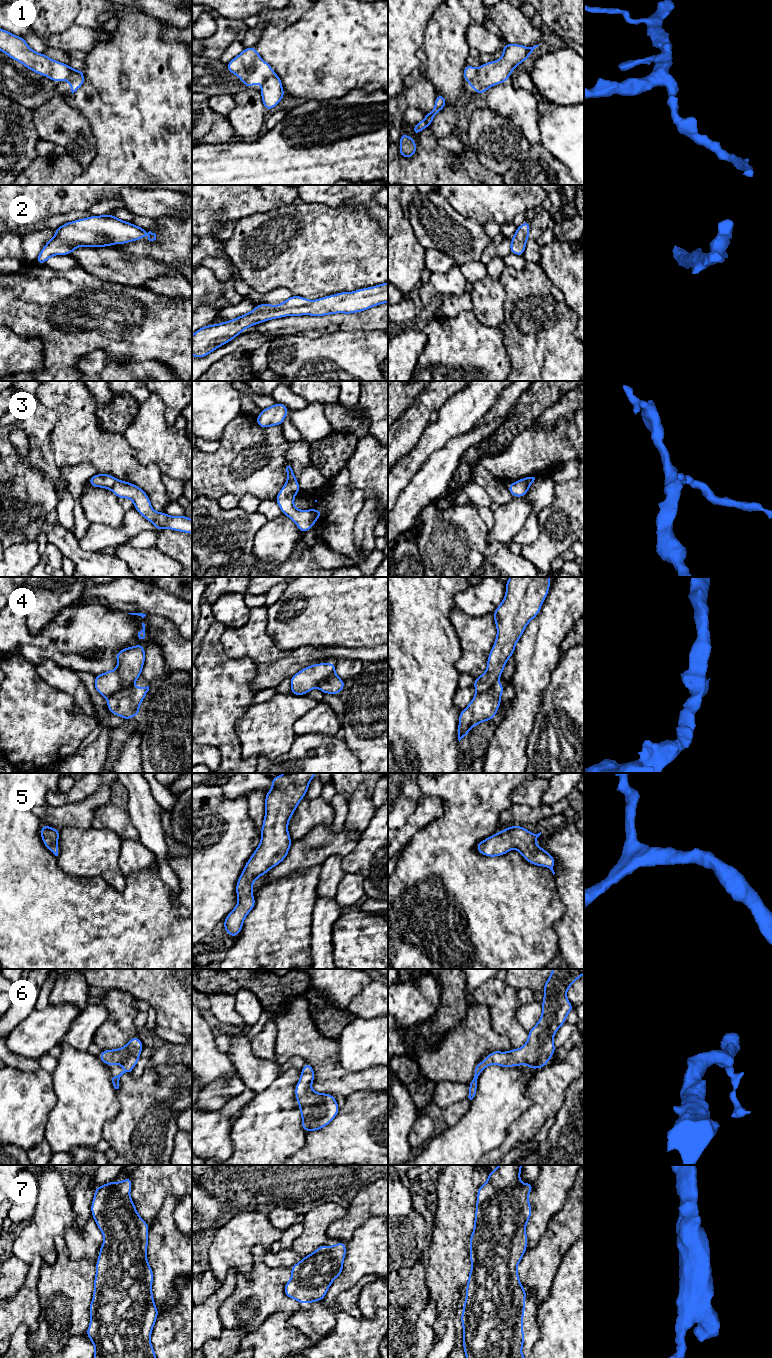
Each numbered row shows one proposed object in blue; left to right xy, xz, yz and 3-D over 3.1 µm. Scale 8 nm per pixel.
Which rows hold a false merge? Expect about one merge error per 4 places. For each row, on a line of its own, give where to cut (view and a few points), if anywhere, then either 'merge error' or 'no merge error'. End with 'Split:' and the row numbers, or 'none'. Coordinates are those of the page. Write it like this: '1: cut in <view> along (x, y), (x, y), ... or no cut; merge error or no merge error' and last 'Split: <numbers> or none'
1: cut in yz along (478, 69), (477, 74), (469, 81); merge error
2: no cut; no merge error
3: cut in xz along (308, 510), (315, 521); merge error
4: cut in xy along (130, 685), (111, 694), (107, 698); merge error
5: no cut; no merge error
6: no cut; no merge error
7: no cut; no merge error
Split: 1, 3, 4

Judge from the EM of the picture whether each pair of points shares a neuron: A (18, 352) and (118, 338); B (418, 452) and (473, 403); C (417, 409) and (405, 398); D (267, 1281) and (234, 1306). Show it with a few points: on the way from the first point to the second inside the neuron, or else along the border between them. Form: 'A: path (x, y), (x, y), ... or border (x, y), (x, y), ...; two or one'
A: border (22, 337), (37, 337), (42, 342), (43, 369); two
B: path (432, 440), (459, 414); one
C: border (422, 391), (398, 418); two
D: path (259, 1289), (242, 1302); one

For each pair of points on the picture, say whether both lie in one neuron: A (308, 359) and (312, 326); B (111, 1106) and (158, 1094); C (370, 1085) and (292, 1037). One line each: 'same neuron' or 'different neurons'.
A: different neurons
B: different neurons
C: same neuron

